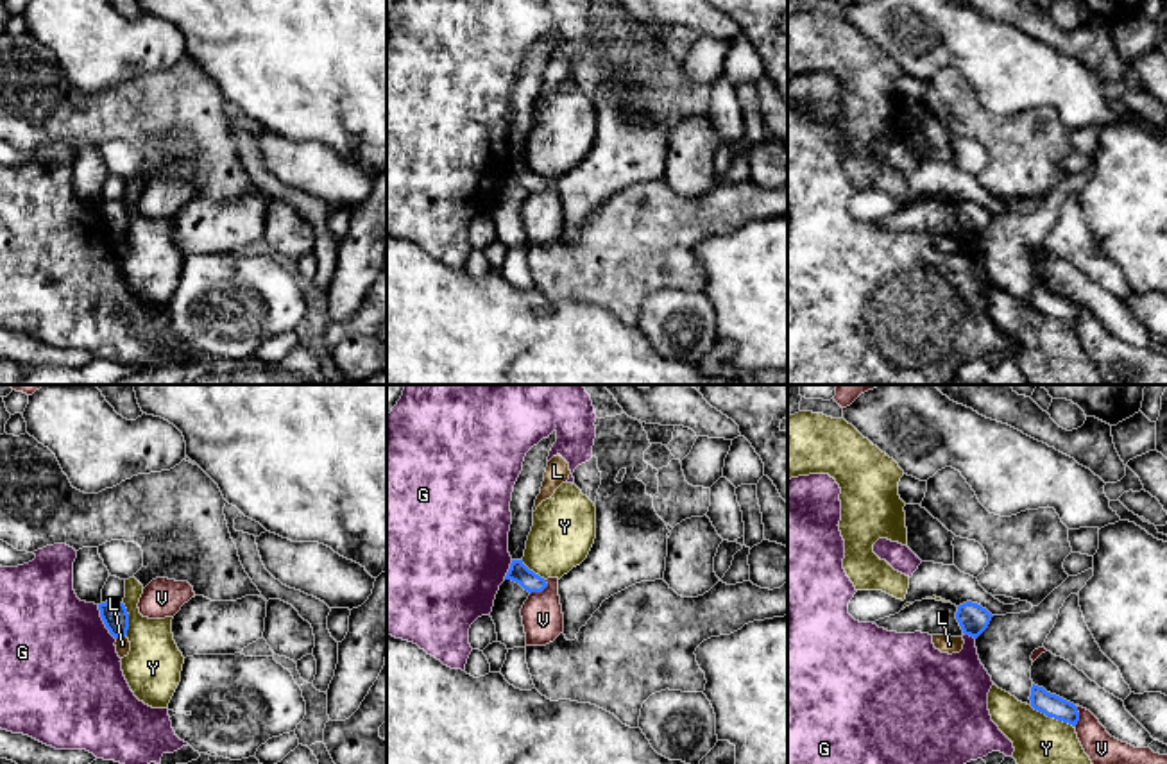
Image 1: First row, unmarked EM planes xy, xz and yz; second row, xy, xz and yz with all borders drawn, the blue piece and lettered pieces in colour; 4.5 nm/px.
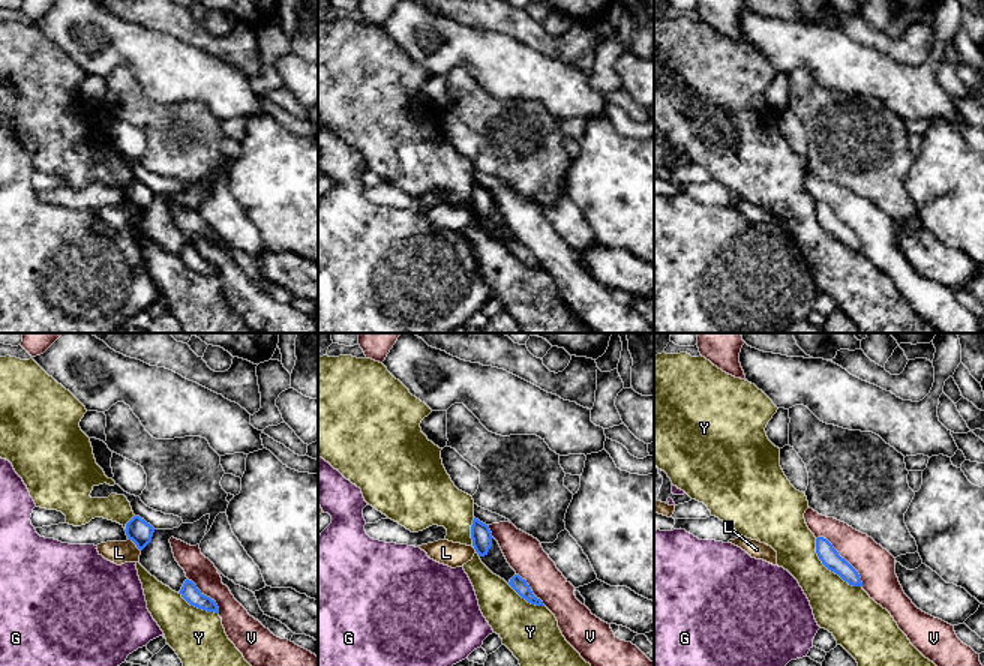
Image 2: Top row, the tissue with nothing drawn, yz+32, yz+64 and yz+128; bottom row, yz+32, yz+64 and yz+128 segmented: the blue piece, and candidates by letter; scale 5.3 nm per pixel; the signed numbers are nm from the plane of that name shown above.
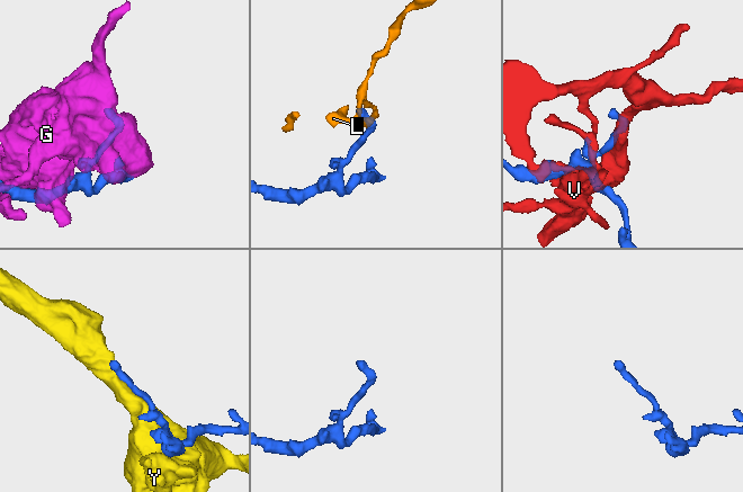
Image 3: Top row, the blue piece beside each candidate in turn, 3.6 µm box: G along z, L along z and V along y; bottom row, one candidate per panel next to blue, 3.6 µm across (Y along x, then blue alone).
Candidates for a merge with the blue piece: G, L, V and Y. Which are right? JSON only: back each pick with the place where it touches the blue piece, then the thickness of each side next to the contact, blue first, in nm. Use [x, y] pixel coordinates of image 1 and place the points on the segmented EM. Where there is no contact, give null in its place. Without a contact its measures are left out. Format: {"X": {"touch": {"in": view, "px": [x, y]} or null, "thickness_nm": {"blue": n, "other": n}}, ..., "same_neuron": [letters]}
{"same_neuron": []}

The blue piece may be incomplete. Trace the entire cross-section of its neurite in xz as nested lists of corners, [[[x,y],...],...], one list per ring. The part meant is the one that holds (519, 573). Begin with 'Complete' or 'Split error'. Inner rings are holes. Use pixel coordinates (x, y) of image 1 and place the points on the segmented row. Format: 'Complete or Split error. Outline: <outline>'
Complete. Outline: [[[512,560],[510,569],[505,576],[505,580],[512,580],[519,583],[524,590],[532,592],[542,592],[548,583],[544,578],[530,571],[523,560]]]

